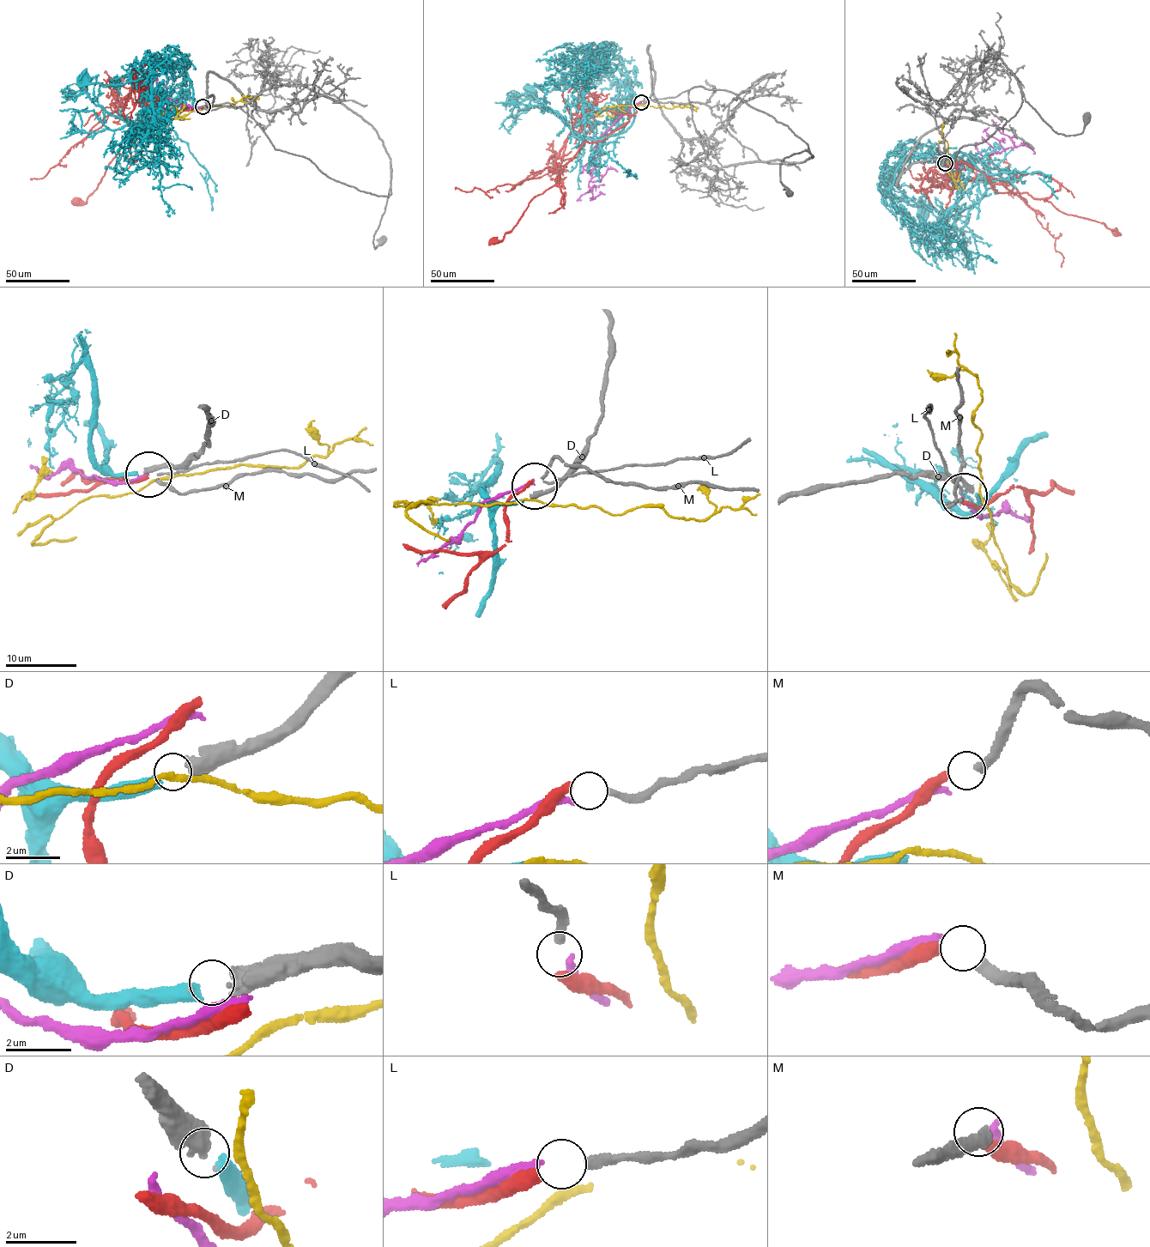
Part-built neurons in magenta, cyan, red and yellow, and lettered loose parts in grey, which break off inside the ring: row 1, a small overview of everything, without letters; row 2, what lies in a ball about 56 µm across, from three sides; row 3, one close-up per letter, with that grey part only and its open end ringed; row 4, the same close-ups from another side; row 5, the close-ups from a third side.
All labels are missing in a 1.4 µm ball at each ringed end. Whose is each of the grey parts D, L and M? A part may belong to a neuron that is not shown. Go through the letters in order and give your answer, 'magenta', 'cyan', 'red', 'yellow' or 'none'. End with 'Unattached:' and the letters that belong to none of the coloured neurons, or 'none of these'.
D: cyan
L: magenta
M: red
Unattached: none of these

